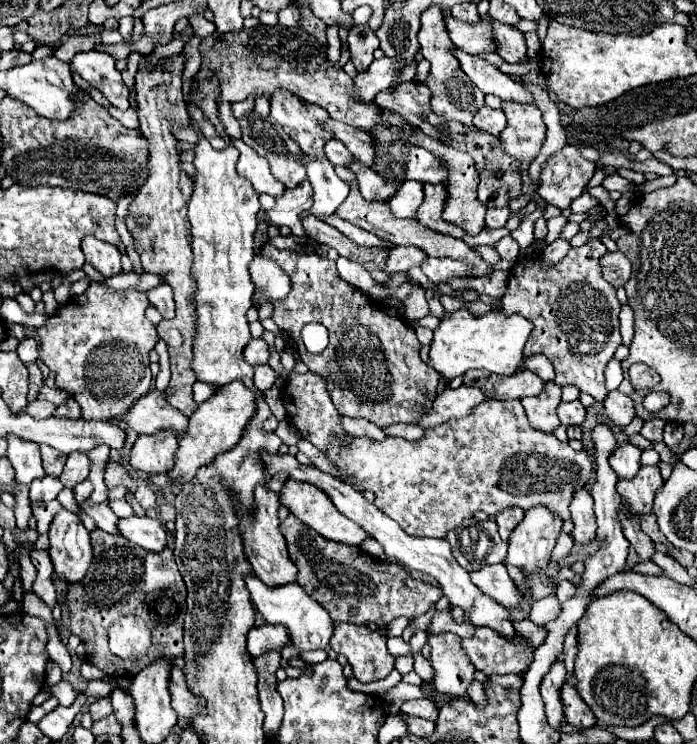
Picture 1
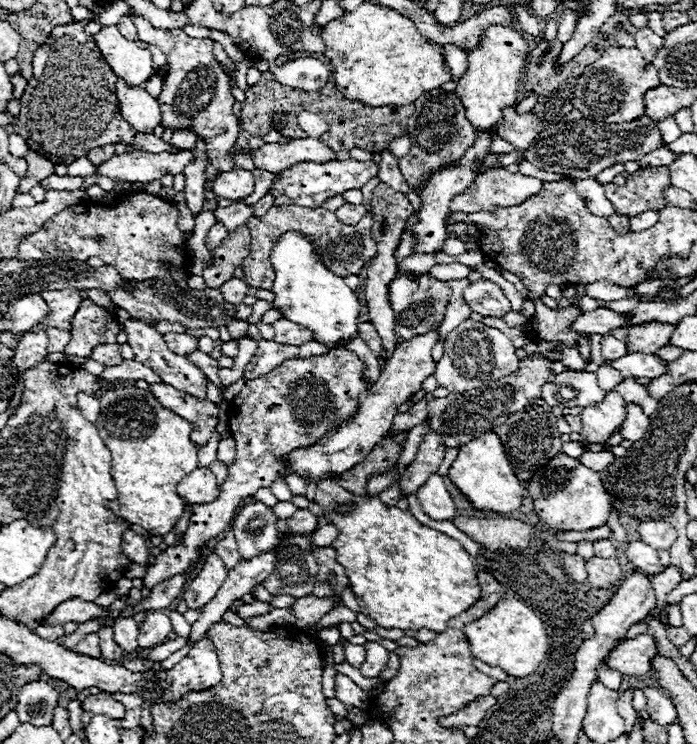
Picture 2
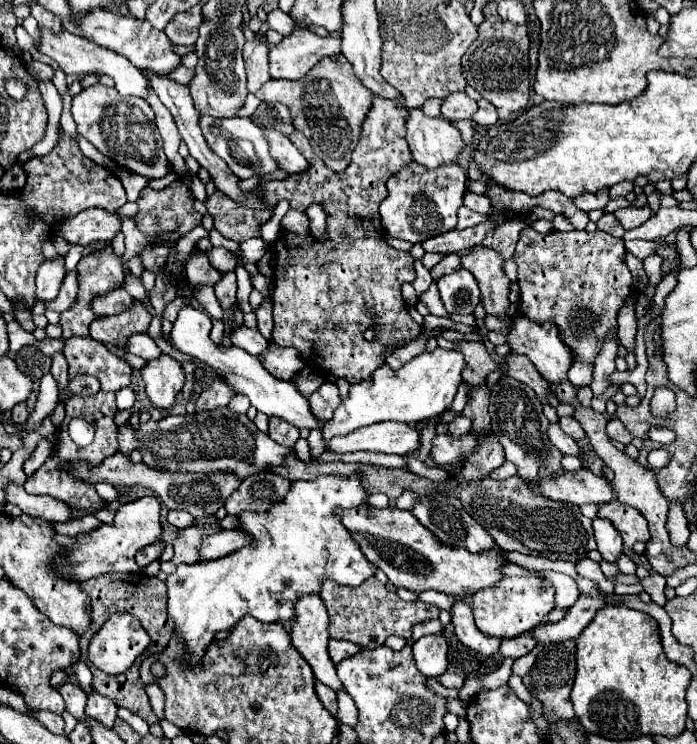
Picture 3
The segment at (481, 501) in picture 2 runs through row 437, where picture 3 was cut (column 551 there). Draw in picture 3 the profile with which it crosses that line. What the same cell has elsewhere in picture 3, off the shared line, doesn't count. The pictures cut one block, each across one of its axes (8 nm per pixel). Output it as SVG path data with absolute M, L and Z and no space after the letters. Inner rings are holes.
M586 468L580 470L580 472L564 472L556 480L536 480L536 482L530 482L530 486L538 486L540 492L546 498L568 502L568 504L576 504L576 506L582 506L582 504L604 504L604 502L614 502L616 500L616 494L612 492L612 484L604 476L596 476L590 470L586 470Z

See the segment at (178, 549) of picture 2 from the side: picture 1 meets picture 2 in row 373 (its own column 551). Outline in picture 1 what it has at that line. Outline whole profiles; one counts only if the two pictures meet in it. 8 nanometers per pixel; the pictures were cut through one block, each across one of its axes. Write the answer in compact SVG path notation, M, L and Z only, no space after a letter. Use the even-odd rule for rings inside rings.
M594 238L580 248L572 248L550 270L542 270L540 256L520 256L508 274L508 290L502 296L504 314L520 314L534 324L524 346L524 360L534 354L544 354L556 370L554 382L558 386L572 384L598 402L604 402L608 396L604 368L618 344L622 344L618 332L620 302L616 298L616 288L602 278L598 264L604 252L606 246Z

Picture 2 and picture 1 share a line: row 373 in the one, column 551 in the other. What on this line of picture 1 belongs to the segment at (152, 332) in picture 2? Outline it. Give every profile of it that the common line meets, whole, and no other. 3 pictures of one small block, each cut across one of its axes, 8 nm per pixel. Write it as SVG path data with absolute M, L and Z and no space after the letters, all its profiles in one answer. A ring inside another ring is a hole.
M568 144L544 162L540 170L538 196L564 210L576 196L582 194L594 170L596 164L582 158L578 150Z

